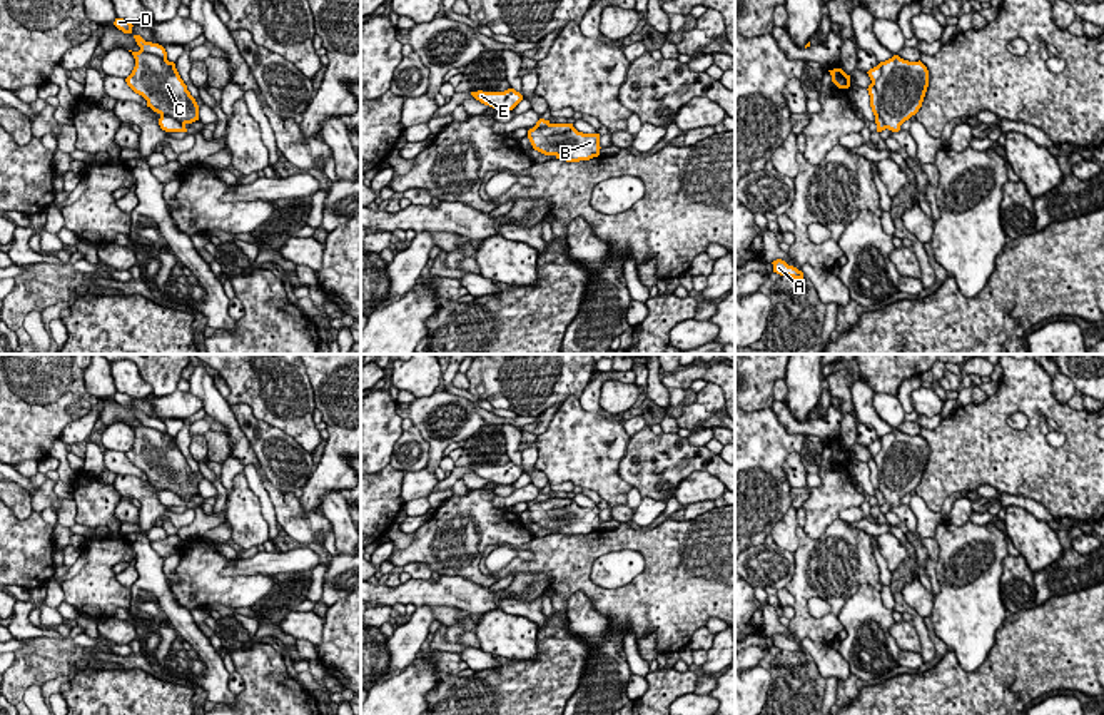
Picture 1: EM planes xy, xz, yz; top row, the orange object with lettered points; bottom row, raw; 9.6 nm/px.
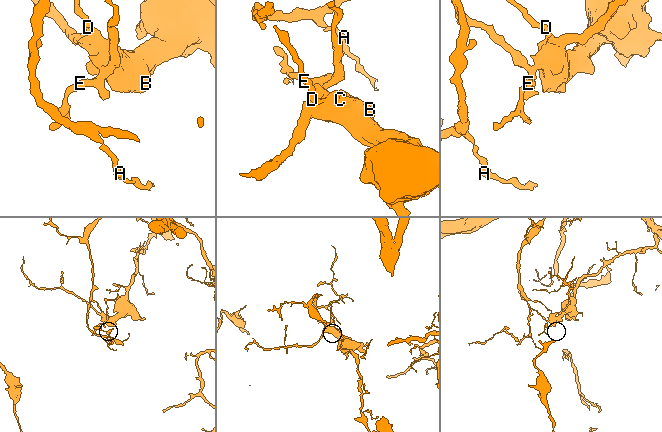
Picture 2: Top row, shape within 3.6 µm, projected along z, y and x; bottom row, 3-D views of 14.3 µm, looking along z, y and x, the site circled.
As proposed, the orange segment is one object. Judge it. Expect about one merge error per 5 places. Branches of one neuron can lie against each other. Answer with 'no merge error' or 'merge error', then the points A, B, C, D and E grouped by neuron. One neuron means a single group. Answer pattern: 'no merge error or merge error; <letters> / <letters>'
merge error; A D / B C E

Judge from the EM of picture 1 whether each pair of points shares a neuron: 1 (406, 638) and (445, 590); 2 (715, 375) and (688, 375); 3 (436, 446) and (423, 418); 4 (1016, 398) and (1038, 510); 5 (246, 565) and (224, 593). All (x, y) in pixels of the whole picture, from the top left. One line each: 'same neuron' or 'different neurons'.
1: different neurons
2: same neuron
3: same neuron
4: different neurons
5: different neurons

